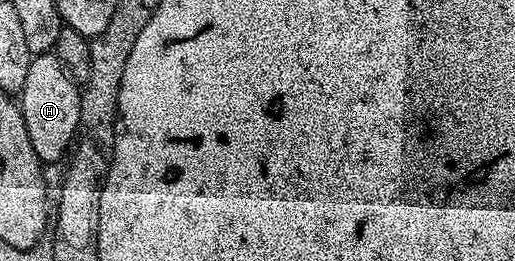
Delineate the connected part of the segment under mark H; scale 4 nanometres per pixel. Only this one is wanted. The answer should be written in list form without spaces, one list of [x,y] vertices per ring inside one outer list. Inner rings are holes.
[[[52,53],[31,58],[28,77],[24,77],[20,92],[20,106],[28,137],[32,141],[32,149],[36,149],[36,157],[43,164],[50,165],[57,159],[67,158],[78,134],[81,100],[79,84],[71,79],[58,58]]]

